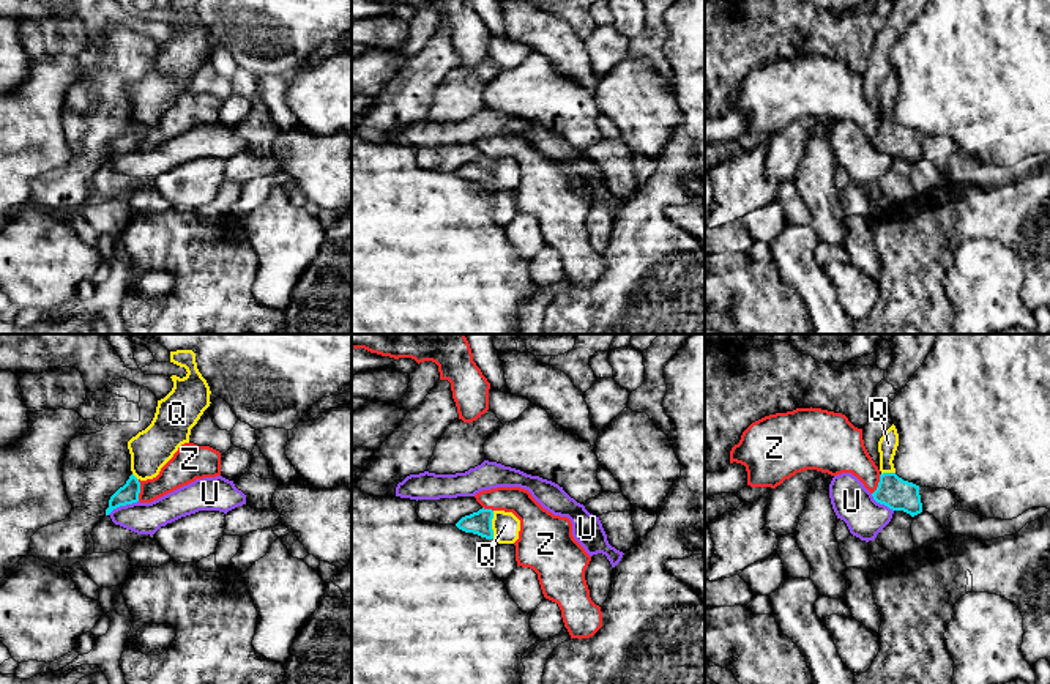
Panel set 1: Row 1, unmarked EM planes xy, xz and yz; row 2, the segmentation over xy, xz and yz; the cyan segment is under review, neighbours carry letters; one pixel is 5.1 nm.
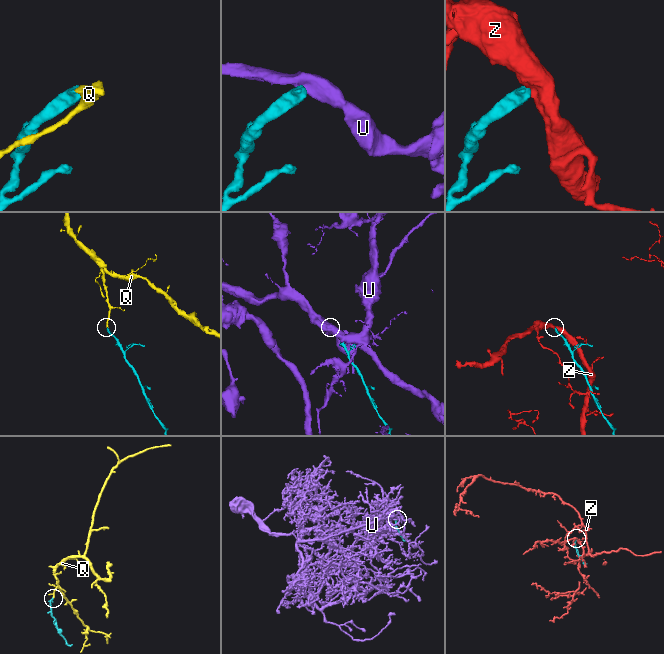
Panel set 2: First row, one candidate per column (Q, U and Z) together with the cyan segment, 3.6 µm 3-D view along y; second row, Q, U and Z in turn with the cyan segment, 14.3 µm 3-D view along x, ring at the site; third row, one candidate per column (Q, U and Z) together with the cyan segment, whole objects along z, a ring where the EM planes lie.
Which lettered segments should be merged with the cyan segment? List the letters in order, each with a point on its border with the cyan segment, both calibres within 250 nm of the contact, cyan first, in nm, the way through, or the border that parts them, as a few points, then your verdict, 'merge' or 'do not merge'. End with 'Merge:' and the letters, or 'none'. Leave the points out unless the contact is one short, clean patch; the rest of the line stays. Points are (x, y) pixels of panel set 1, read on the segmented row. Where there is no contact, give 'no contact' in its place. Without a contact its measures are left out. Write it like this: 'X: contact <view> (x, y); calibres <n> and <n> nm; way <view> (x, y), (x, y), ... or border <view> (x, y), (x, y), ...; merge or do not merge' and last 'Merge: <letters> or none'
Q: contact xz (491, 525); calibres 120 and 140 nm; way xz (480, 522), (491, 525), (505, 525); merge
U: contact xy (122, 505); calibres 100 and 160 nm; border xy (137, 500), (120, 505), (107, 514); do not merge
Z: contact xy (139, 490); calibres 100 and 160 nm; border xy (137, 479), (139, 500); do not merge
Merge: Q

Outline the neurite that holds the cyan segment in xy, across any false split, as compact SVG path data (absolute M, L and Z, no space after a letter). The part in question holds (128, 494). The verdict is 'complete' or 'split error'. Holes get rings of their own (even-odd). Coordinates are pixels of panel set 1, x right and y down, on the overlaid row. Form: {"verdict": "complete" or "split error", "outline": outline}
{"verdict": "split error", "outline": "M192 350L170 351L170 362L184 367L186 375L183 378L172 375L173 388L161 400L158 400L156 413L151 424L139 432L128 441L131 454L132 474L123 487L120 487L109 500L106 515L114 509L139 501L140 482L153 479L159 474L161 468L173 457L178 448L189 443L191 429L197 424L203 411L210 407L210 386L197 369L195 353Z"}

